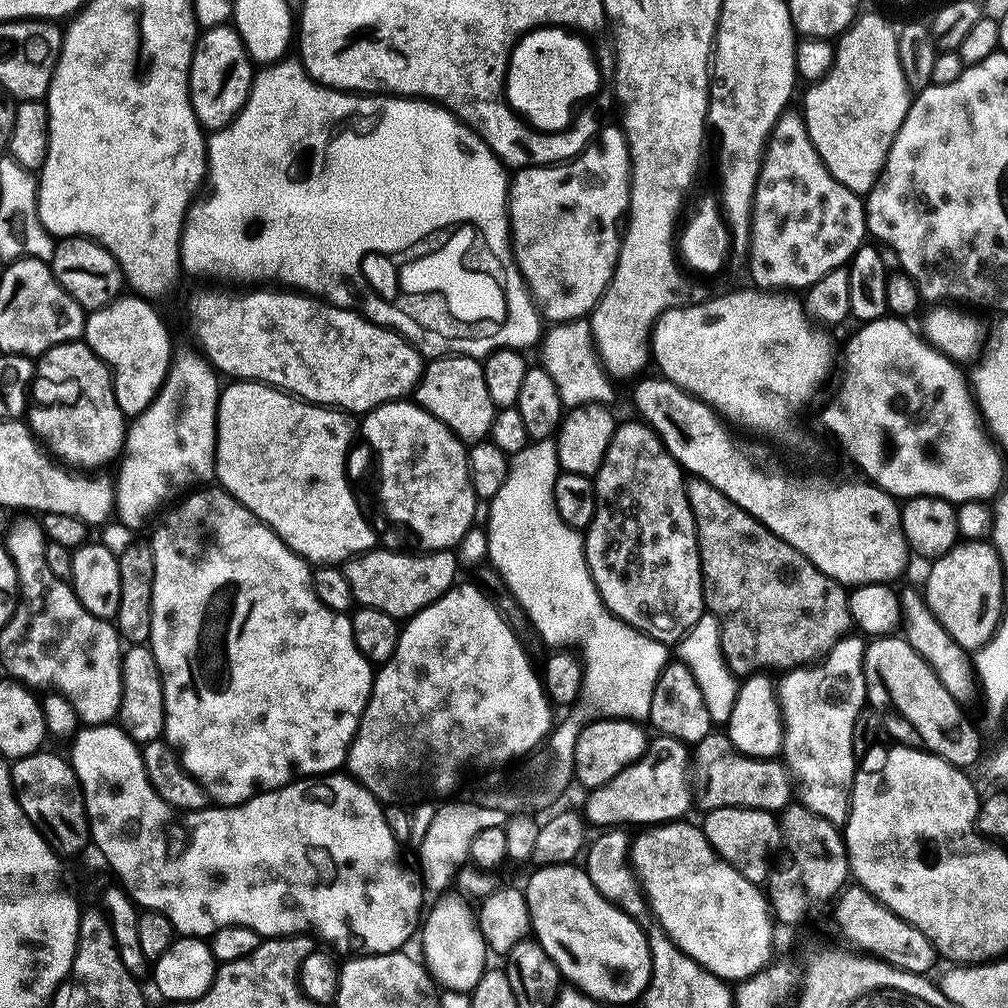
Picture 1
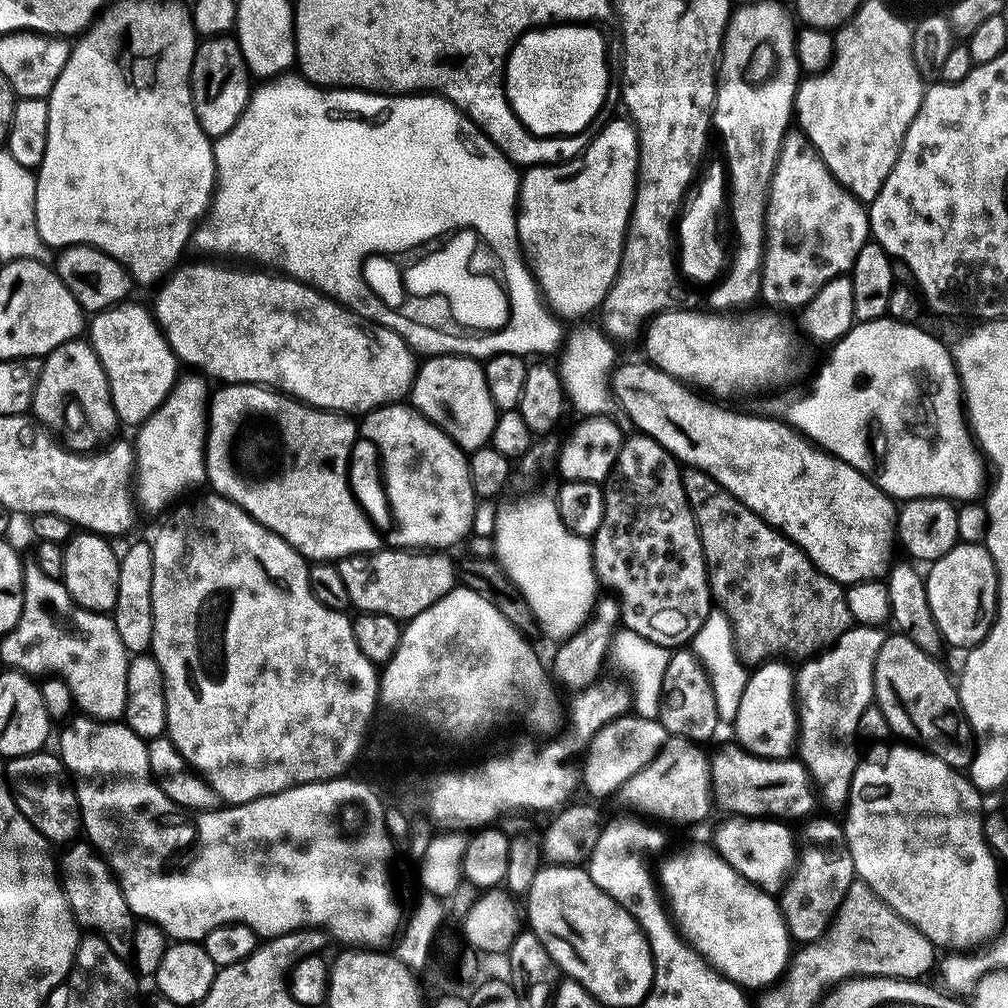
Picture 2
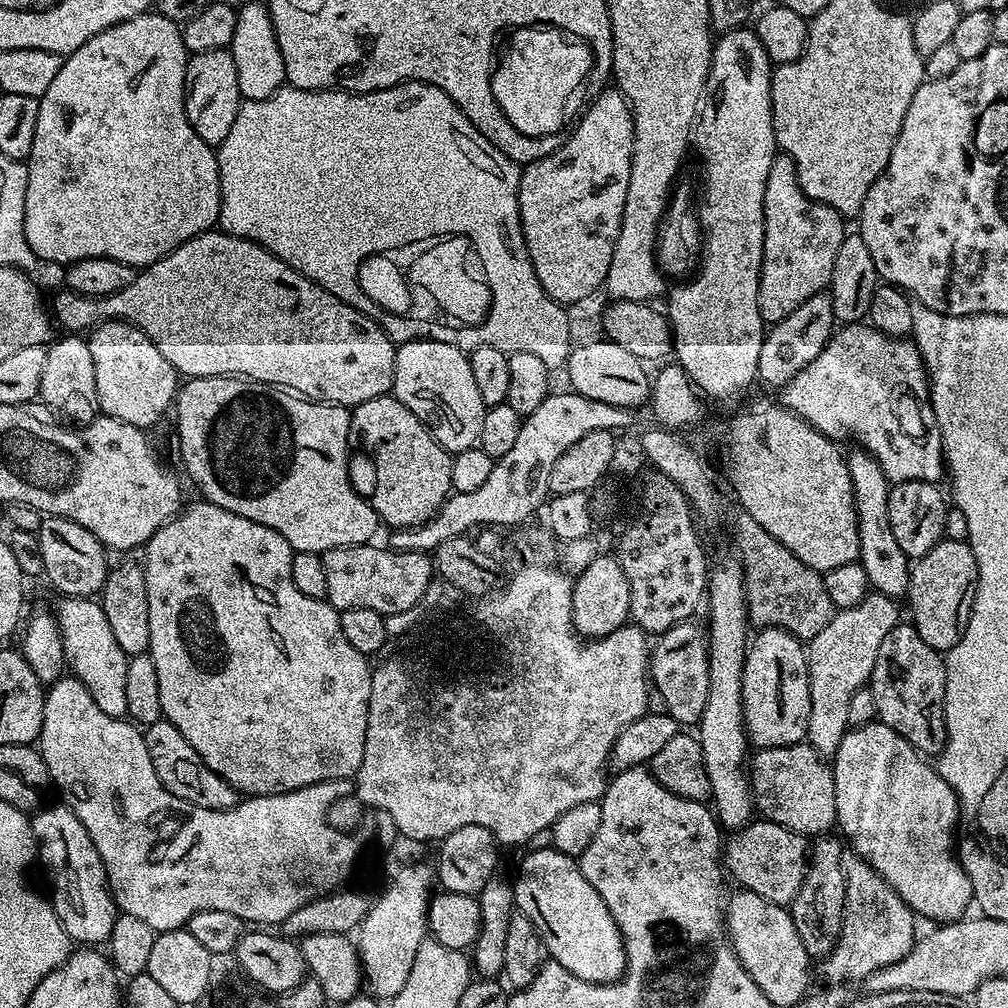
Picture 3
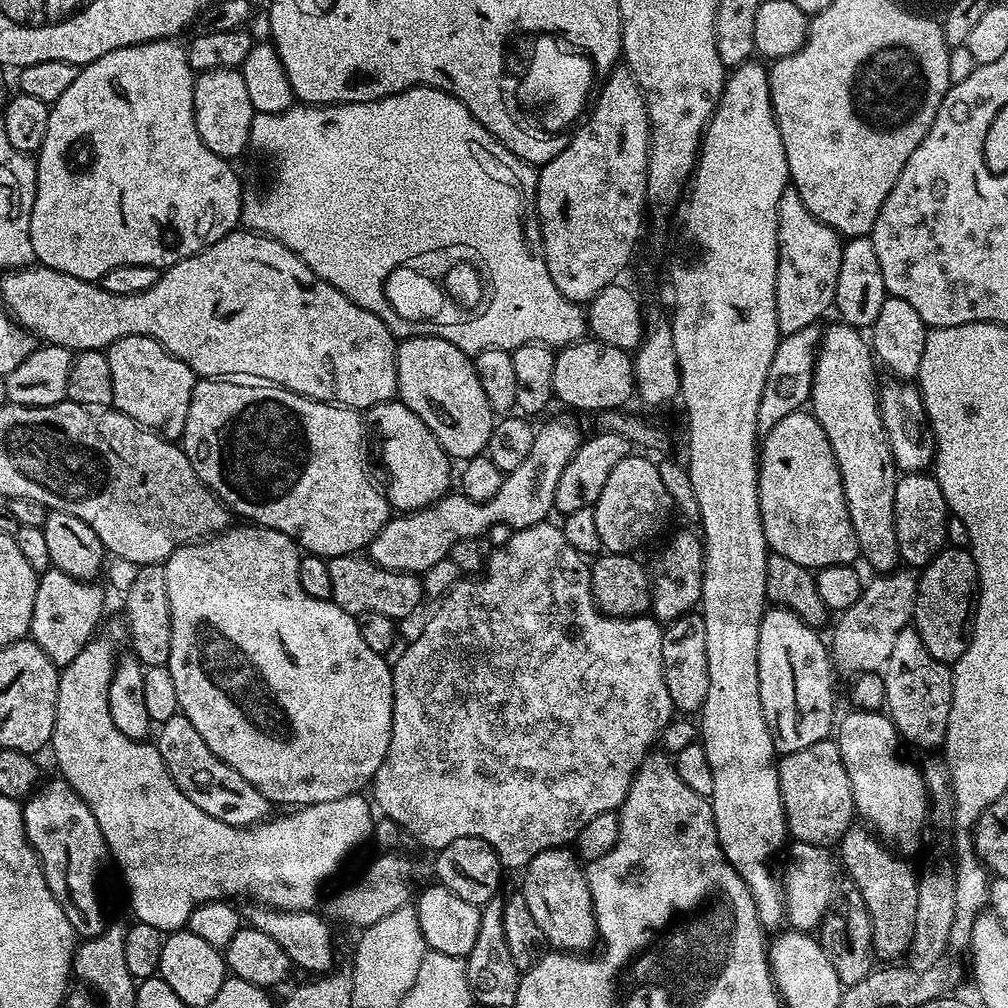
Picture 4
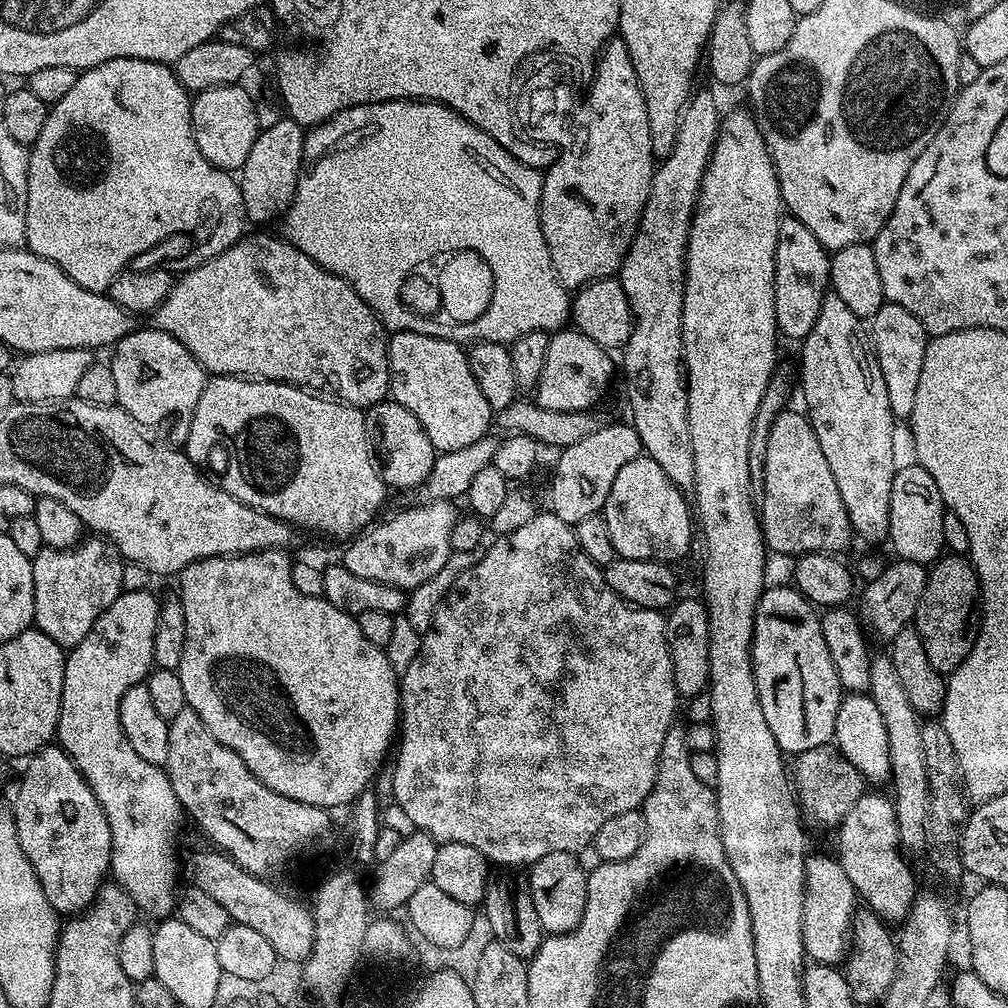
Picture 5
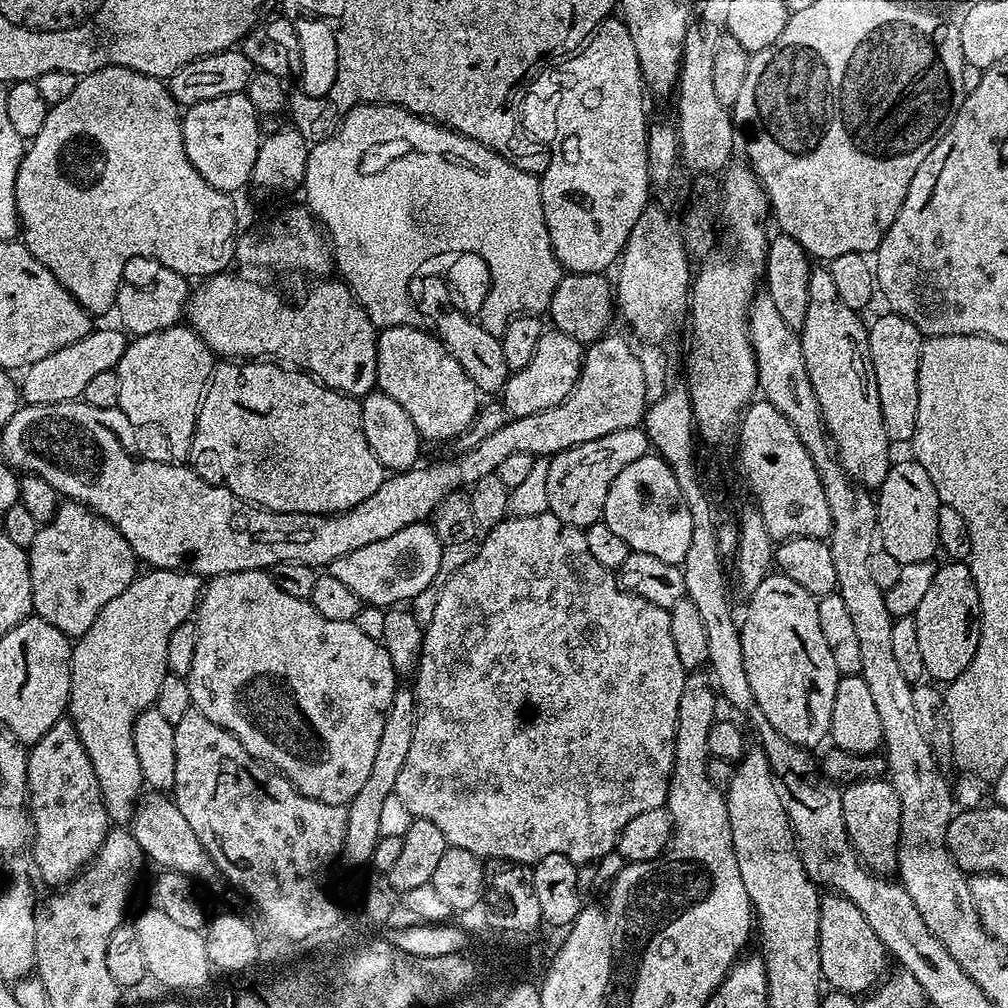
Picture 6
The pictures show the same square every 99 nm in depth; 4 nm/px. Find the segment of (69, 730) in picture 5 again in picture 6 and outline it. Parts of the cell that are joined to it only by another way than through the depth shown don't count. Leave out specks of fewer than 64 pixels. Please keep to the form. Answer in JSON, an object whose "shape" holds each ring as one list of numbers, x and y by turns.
{"shape":[[157,568,137,575,136,579,118,594,118,598,102,606,102,614,94,618,94,626,86,630,72,646,72,681,67,715,86,746,90,766,98,777,98,786,108,811,109,821,124,826,131,821,132,809,138,799,136,784,141,783,138,754,134,754,134,722,145,708,151,708,158,698,162,678,169,676,166,662,166,646,170,646,170,634,182,626,184,620,192,620,202,591,201,577,194,572]]}

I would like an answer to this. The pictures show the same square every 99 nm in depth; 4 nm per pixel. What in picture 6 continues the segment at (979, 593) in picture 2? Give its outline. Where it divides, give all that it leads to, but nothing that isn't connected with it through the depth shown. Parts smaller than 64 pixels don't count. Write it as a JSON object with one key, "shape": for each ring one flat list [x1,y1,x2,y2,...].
{"shape":[[964,562,941,563,915,615,924,671,933,681,950,682,972,664,980,637,979,614,978,590,971,567]]}

